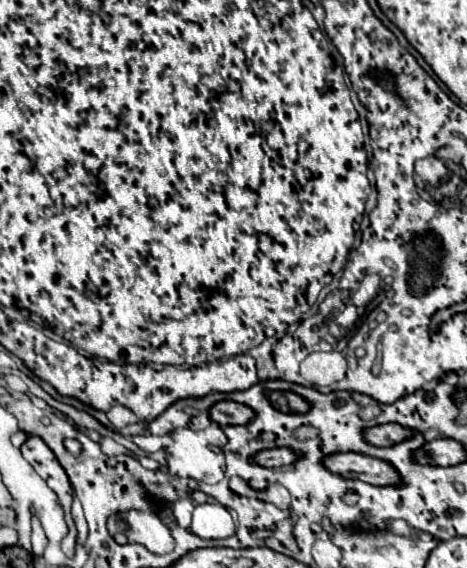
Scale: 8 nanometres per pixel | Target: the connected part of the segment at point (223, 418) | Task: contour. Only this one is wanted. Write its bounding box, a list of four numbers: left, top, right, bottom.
[211,401,255,427]

